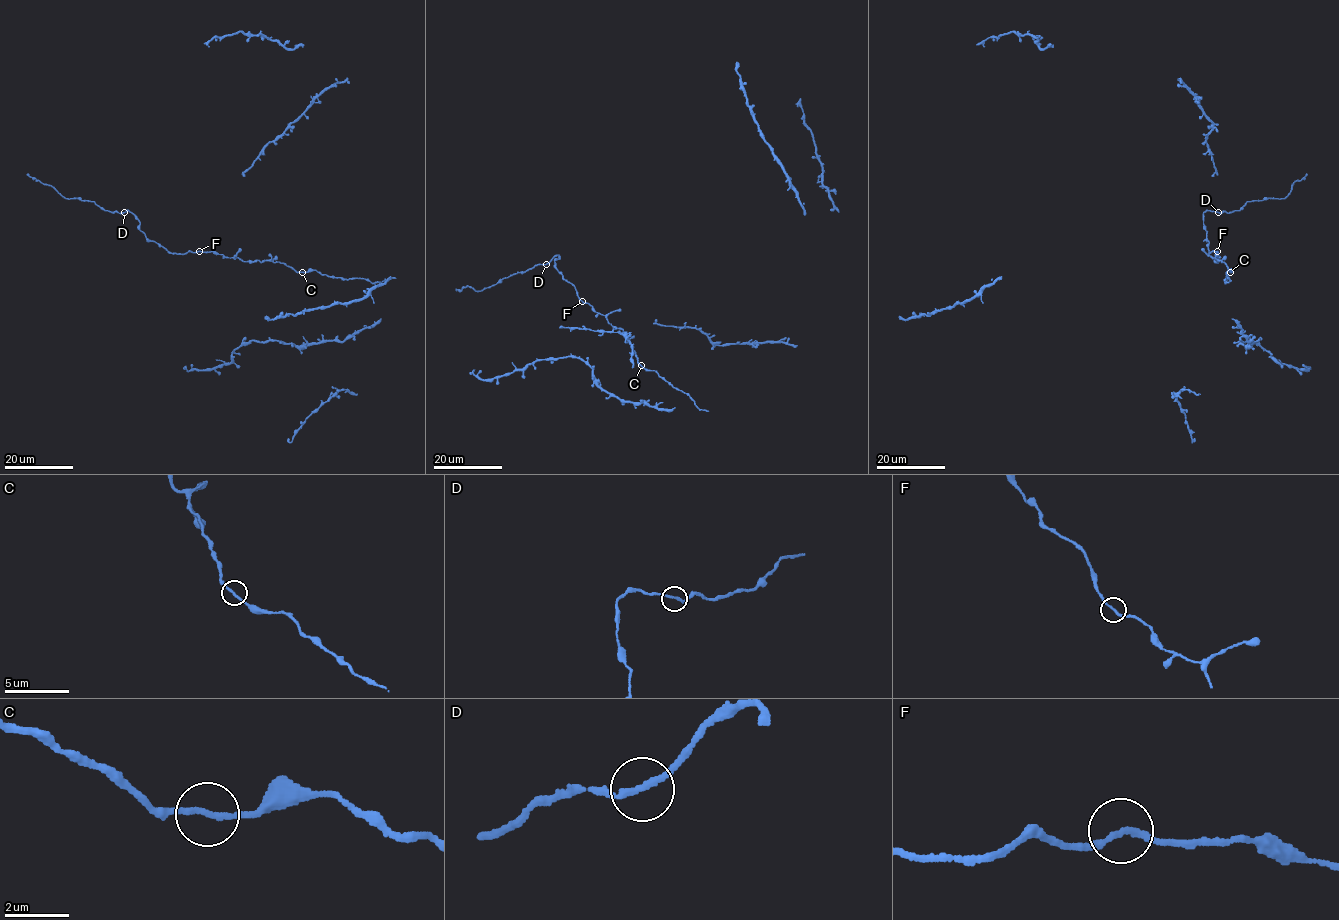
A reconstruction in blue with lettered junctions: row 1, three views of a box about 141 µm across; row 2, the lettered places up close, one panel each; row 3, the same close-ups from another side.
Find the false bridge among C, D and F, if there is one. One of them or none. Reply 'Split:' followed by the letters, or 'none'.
Split: none

